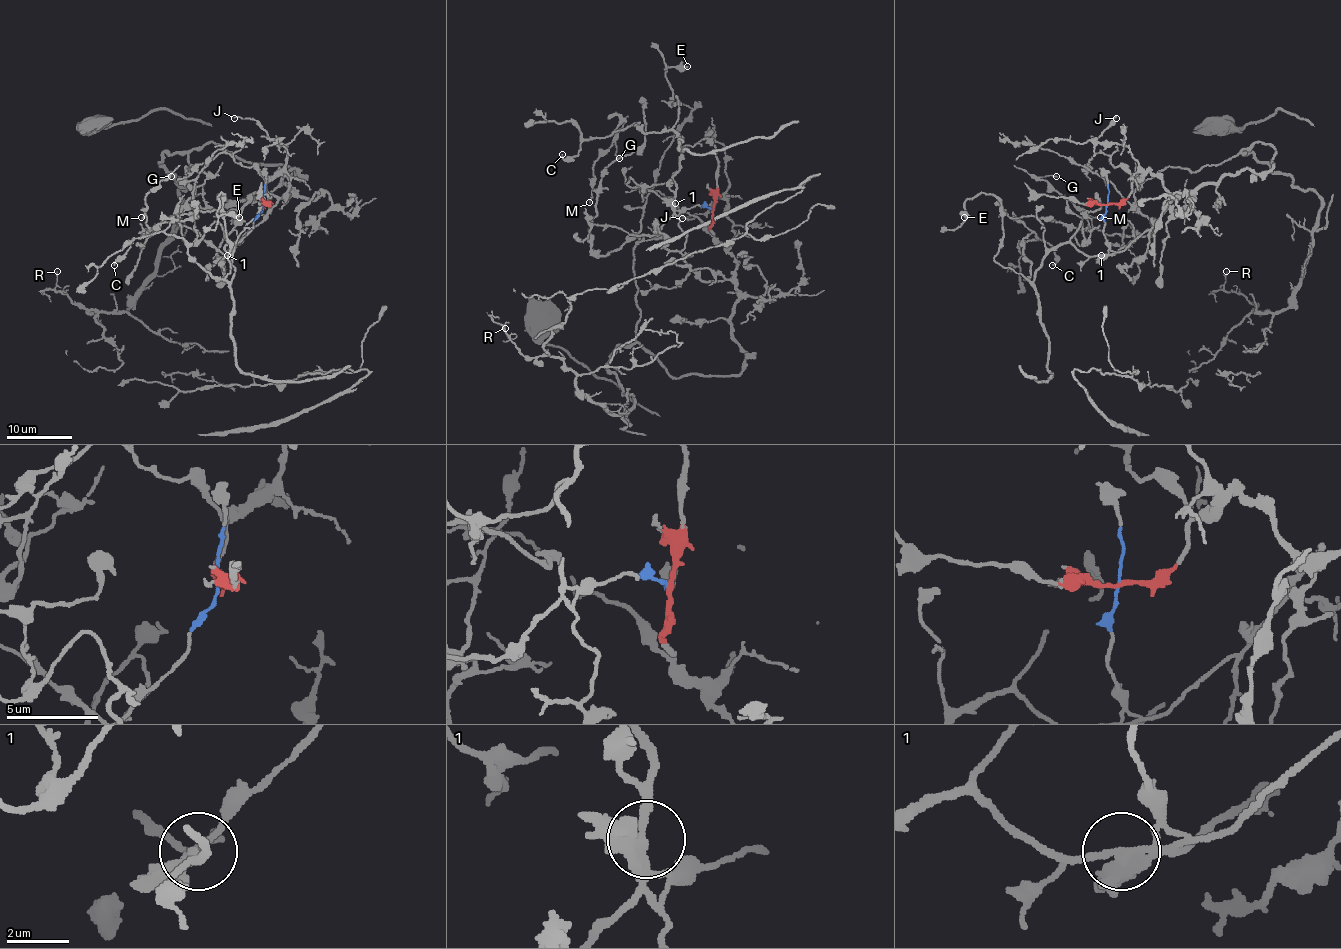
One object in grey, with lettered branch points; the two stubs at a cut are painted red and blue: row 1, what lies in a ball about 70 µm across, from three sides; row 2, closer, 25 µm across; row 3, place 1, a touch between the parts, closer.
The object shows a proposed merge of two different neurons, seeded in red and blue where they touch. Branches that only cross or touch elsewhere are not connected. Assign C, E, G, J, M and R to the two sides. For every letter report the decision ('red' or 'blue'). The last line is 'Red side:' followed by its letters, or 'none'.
C: blue
E: blue
G: red
J: red
M: red
R: red
Red side: G, J, M, R

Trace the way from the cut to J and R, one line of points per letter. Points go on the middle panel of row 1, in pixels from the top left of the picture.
J: (712, 209), (711, 231), (729, 244), (734, 240), (732, 226), (721, 198), (701, 214), (681, 218)
R: (712, 209), (737, 263), (737, 375), (675, 378), (621, 345), (608, 368), (634, 401), (629, 422), (505, 329)

